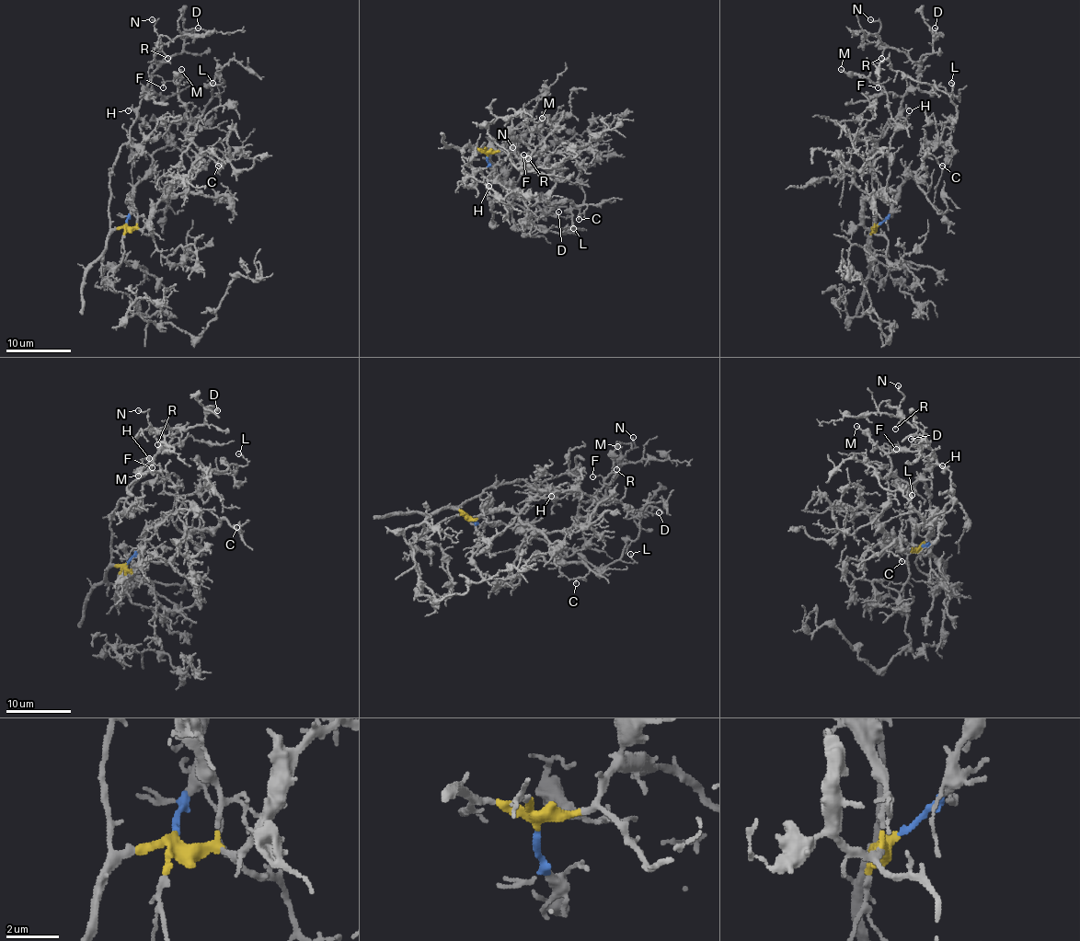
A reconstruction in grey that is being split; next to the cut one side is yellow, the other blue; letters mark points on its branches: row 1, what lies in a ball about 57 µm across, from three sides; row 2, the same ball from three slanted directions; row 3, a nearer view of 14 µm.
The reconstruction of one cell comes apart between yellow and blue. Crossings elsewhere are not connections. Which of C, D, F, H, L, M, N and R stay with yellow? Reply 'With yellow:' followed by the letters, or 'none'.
With yellow: D, F, H, M, N, R

